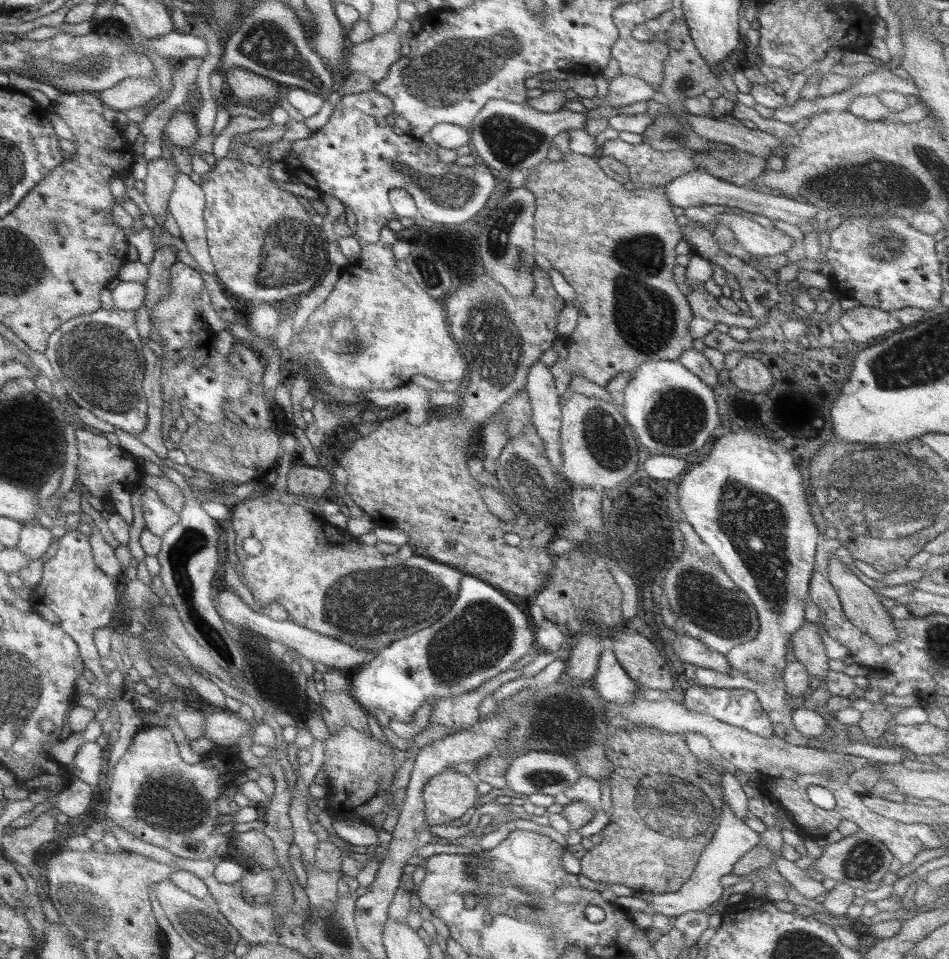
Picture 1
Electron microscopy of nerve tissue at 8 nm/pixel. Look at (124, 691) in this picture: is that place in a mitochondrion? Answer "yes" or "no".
no

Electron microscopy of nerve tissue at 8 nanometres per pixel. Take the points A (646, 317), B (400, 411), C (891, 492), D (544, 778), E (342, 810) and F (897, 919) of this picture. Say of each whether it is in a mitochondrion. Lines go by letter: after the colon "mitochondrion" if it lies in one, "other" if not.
A: mitochondrion
B: other
C: mitochondrion
D: mitochondrion
E: other
F: other

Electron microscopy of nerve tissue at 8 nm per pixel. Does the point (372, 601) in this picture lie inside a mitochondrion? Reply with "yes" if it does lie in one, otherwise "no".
yes

